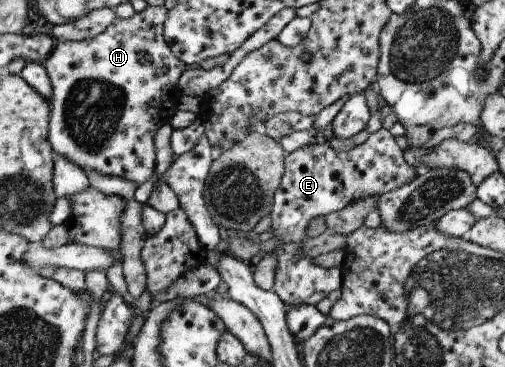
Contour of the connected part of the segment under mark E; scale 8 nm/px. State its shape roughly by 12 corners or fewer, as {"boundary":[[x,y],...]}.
{"boundary":[[390,130],[287,154],[271,212],[274,292],[317,307],[341,269],[306,255],[309,222],[411,182]]}

